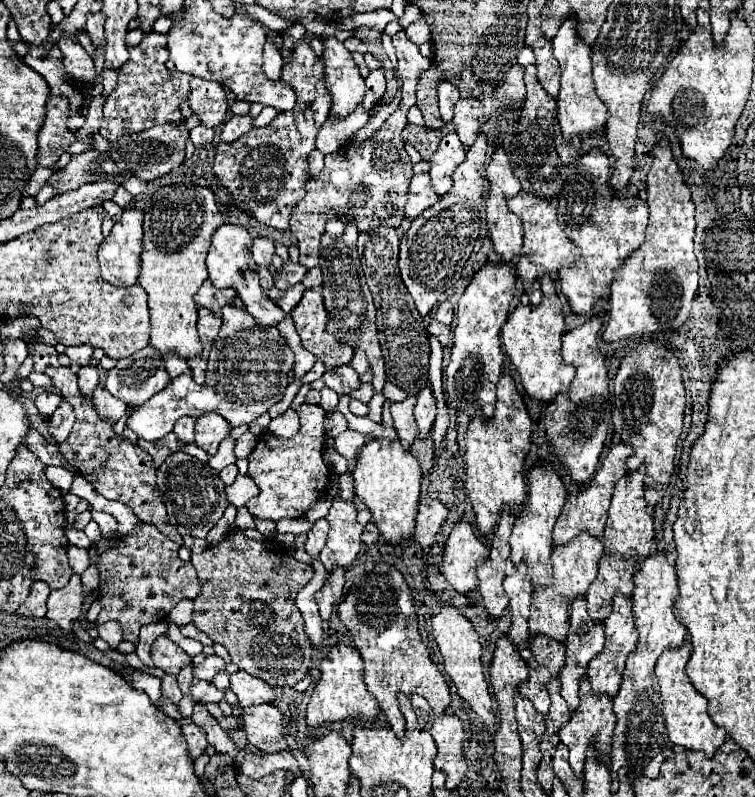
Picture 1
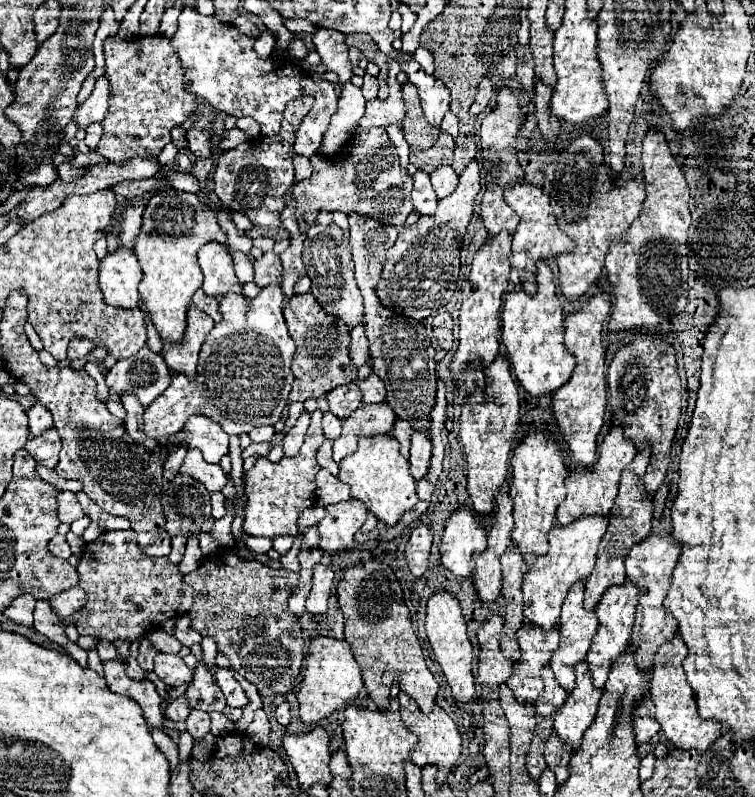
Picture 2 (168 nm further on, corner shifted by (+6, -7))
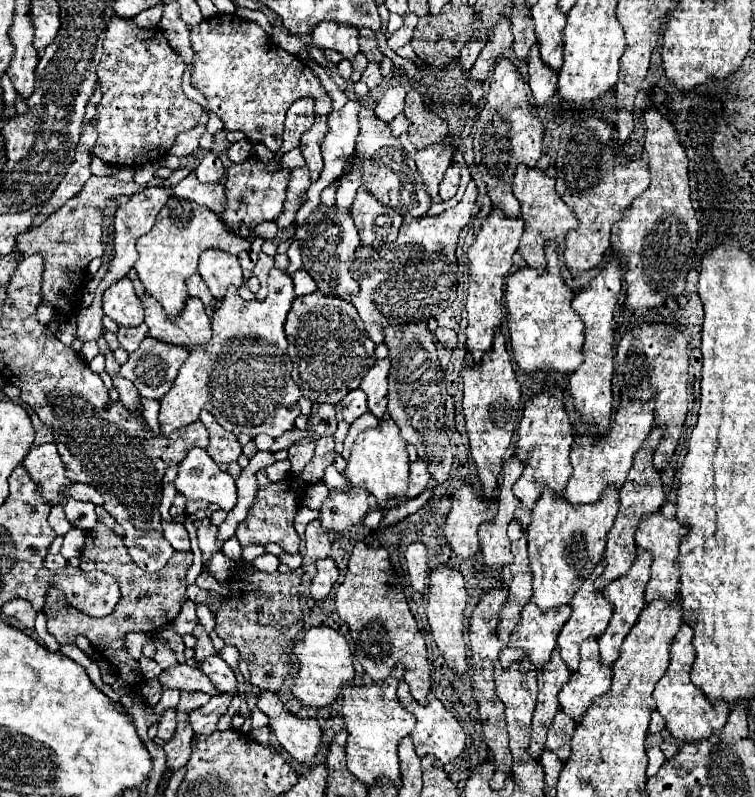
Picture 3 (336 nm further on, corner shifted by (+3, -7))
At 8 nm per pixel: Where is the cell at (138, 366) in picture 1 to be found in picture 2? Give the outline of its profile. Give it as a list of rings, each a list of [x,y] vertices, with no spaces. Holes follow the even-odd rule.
[[[144,346],[136,356],[118,360],[106,374],[106,382],[112,390],[134,394],[142,406],[156,400],[172,378],[172,370],[166,366],[160,354],[154,354]]]

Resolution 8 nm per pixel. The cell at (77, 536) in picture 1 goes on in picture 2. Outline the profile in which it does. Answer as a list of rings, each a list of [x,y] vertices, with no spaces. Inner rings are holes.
[[[56,534],[50,542],[50,554],[56,558],[70,558],[70,546],[62,534]]]

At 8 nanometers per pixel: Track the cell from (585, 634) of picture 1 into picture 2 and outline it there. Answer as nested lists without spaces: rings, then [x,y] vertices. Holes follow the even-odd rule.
[[[576,582],[576,586],[572,586],[572,590],[568,592],[568,596],[564,600],[562,614],[560,614],[560,644],[550,658],[550,668],[554,670],[556,680],[560,682],[560,686],[566,692],[570,692],[574,688],[574,666],[586,656],[586,652],[592,644],[592,638],[598,630],[596,614],[590,610],[584,610],[582,600],[584,600],[584,582]]]

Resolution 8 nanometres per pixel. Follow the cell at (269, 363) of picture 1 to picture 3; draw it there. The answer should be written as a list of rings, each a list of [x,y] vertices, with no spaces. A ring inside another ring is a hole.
[[[273,268],[271,270],[271,280],[269,280],[269,294],[265,300],[251,300],[245,302],[237,288],[231,286],[231,290],[227,290],[225,298],[221,300],[219,308],[215,310],[213,318],[211,318],[211,328],[213,328],[213,336],[207,342],[207,348],[199,348],[189,352],[187,362],[181,366],[171,390],[167,394],[163,394],[161,402],[161,410],[159,410],[159,428],[161,432],[167,436],[177,428],[183,428],[191,422],[195,422],[199,418],[199,412],[205,408],[209,410],[215,420],[233,434],[249,434],[249,436],[257,436],[257,434],[269,434],[269,436],[281,436],[287,430],[293,428],[293,420],[299,416],[299,410],[287,410],[289,404],[297,402],[301,392],[295,384],[295,380],[291,378],[291,358],[287,354],[287,336],[285,336],[285,318],[287,312],[291,308],[293,302],[293,280],[287,272]]]

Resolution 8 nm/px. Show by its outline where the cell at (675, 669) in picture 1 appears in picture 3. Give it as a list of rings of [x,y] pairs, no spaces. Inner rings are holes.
[[[681,624],[677,636],[671,642],[669,666],[667,666],[663,678],[655,684],[655,690],[653,690],[657,710],[665,718],[665,724],[667,724],[667,730],[671,732],[671,736],[679,742],[707,740],[711,734],[715,734],[717,730],[721,730],[725,726],[727,716],[731,712],[731,708],[725,702],[715,702],[715,704],[707,702],[705,694],[699,692],[697,686],[689,680],[689,670],[691,670],[693,660],[695,660],[695,648],[691,646],[691,638],[693,638],[691,626]]]

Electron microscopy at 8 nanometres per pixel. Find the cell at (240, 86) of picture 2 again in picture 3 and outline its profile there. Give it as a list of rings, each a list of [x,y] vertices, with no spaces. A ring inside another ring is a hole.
[[[219,14],[209,20],[203,20],[197,26],[189,26],[191,32],[191,44],[195,50],[193,56],[193,74],[191,74],[191,84],[203,92],[203,96],[209,102],[209,110],[215,112],[227,130],[243,130],[249,140],[253,142],[263,142],[271,152],[277,152],[281,148],[281,134],[283,134],[283,122],[285,122],[285,112],[289,110],[291,102],[297,98],[313,98],[316,121],[313,126],[305,132],[300,140],[299,149],[307,162],[312,182],[317,181],[321,170],[323,170],[323,158],[320,143],[328,131],[326,118],[333,108],[331,96],[323,88],[323,84],[315,78],[307,62],[303,62],[297,56],[291,56],[283,48],[279,48],[255,22],[247,22],[235,14]]]

